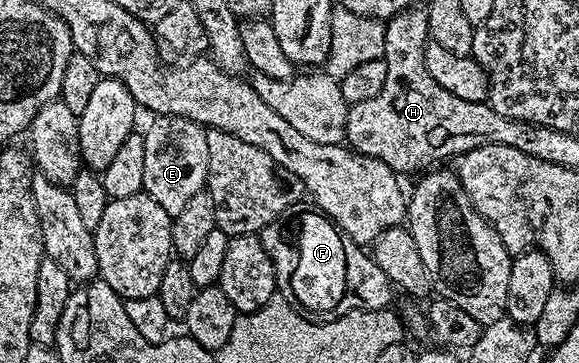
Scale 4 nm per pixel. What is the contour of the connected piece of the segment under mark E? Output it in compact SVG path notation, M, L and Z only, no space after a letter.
M160 115L150 120L147 131L142 132L145 141L145 181L143 191L165 213L174 217L185 209L193 195L207 186L209 169L209 141L207 128L180 115Z

